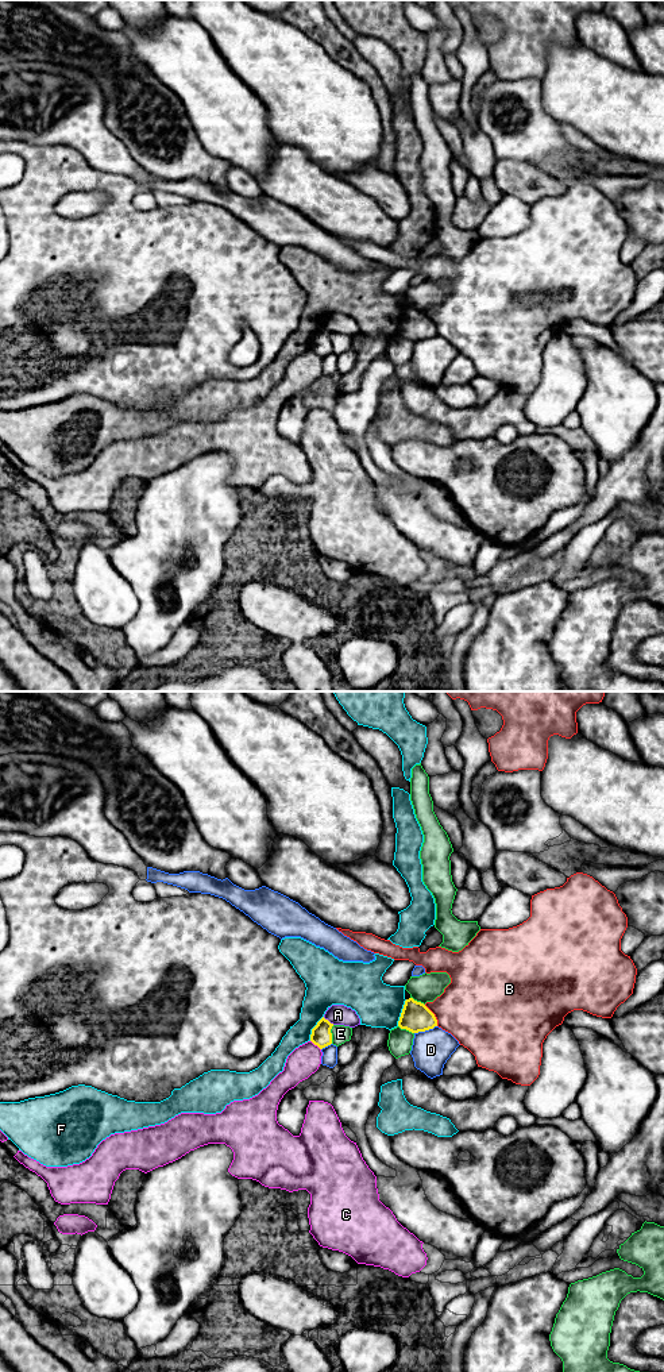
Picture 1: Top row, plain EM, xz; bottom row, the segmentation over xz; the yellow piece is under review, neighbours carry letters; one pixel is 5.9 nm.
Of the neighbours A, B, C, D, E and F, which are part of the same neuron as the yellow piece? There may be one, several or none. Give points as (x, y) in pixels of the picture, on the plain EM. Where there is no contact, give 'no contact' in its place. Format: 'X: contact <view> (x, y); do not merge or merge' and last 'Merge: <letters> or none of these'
A: contact xz (327, 328); do not merge
B: contact xz (433, 324); do not merge
C: contact xz (316, 353); do not merge
D: contact xz (425, 338); do not merge
E: contact xz (331, 343); do not merge
F: contact xz (401, 322); do not merge
Merge: none of these

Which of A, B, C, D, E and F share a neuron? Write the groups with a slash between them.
A / B / C / D / E / F

